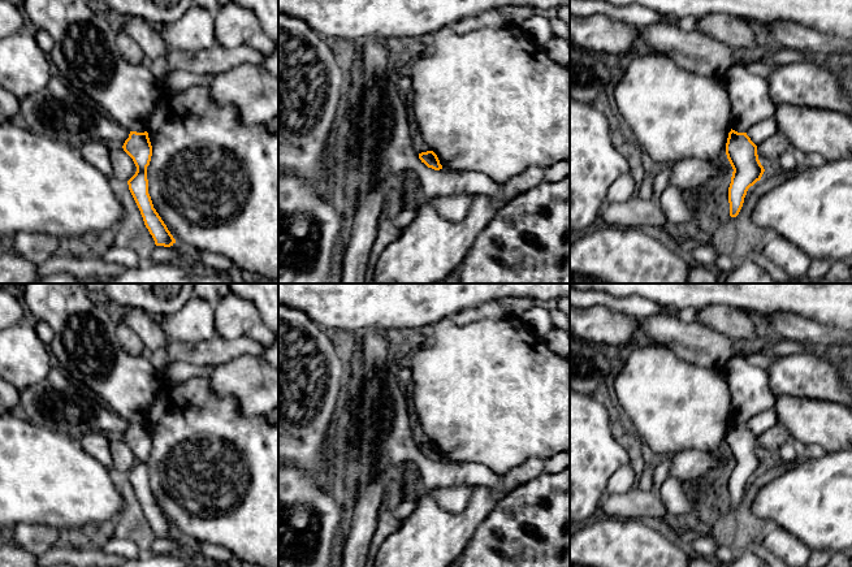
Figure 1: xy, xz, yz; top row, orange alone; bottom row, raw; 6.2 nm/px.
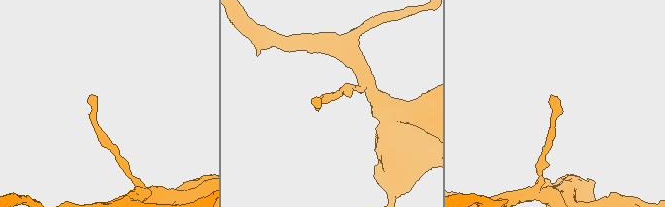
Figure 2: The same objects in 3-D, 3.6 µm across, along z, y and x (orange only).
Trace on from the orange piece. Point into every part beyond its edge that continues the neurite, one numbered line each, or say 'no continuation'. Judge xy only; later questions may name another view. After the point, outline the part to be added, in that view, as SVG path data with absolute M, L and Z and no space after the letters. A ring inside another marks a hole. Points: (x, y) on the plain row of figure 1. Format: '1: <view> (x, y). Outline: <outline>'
no continuation

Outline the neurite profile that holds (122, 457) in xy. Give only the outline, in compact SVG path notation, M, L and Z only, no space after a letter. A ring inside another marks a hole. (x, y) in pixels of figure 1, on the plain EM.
M111 438L109 450L116 472L127 473L135 466L137 458L122 438Z

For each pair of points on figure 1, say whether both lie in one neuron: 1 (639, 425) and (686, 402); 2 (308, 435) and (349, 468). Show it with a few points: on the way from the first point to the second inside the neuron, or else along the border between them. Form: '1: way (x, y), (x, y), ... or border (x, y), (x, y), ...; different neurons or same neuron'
1: way (651, 414), (664, 405), (674, 405); same neuron
2: border (328, 438), (328, 470), (323, 481); different neurons

